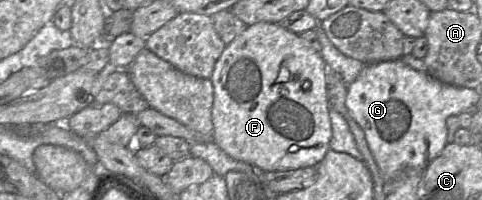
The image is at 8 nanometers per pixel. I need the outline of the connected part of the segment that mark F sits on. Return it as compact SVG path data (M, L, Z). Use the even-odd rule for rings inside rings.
M258 22L248 25L241 34L225 46L214 65L210 78L213 84L212 141L233 159L248 163L260 172L285 171L317 165L330 149L329 142L332 137L327 94L327 70L328 66L321 53L313 49L299 34L287 30L279 23Z

